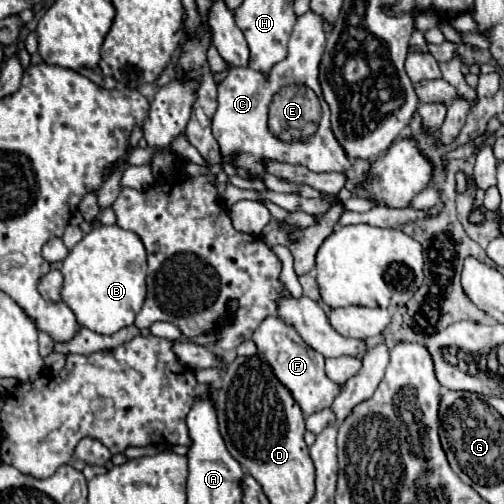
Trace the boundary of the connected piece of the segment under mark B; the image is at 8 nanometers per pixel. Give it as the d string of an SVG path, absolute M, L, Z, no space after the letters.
M100 226L86 234L62 262L62 300L72 308L78 324L98 334L114 334L134 324L146 298L146 250L138 234L120 226Z

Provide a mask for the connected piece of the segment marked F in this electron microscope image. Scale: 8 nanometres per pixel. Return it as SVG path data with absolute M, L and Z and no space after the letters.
M268 316L264 322L256 328L252 334L252 340L258 348L258 356L262 362L266 362L276 378L290 390L298 406L302 408L304 416L310 416L314 412L320 412L332 404L336 394L340 392L340 386L334 384L326 374L324 374L324 356L312 350L300 334L296 334L296 328L288 326L280 316Z

